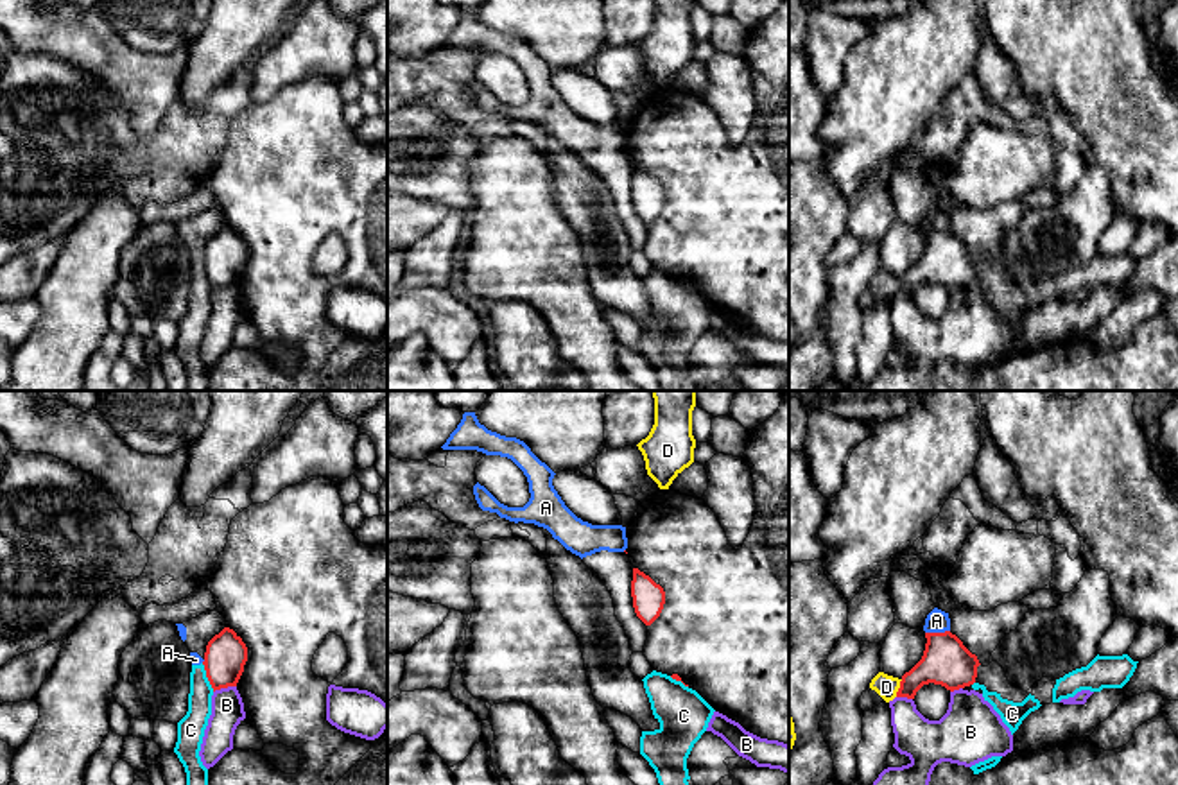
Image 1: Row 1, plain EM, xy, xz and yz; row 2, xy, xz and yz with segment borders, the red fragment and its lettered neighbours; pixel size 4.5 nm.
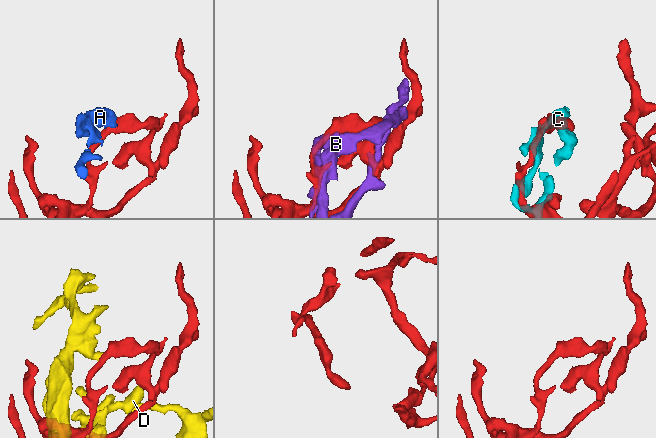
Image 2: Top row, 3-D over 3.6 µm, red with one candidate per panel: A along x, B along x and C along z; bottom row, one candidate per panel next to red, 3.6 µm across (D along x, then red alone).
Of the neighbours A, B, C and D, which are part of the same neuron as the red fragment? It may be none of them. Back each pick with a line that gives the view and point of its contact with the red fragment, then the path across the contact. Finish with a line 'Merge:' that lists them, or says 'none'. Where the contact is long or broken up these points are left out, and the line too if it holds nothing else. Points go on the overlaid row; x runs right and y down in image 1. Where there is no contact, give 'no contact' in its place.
Merge: none

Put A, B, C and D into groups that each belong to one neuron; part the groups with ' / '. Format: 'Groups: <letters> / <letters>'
Groups: A C / B / D

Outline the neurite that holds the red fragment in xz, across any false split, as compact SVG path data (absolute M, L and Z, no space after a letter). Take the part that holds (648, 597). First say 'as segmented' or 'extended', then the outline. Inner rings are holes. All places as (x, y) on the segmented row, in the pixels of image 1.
as segmented | M633 568L631 597L637 617L651 625L662 613L665 591L649 575Z

